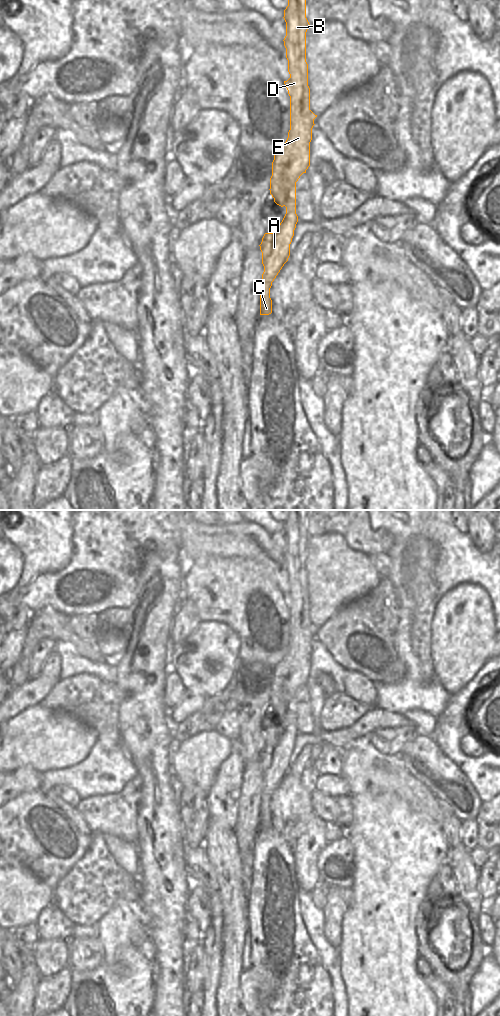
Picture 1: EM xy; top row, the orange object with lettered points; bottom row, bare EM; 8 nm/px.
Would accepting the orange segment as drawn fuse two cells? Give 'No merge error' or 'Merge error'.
No merge error

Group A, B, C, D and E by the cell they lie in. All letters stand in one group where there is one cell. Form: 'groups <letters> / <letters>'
groups A B C D E

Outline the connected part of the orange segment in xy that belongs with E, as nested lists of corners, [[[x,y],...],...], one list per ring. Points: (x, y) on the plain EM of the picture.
[[[288,510],[288,518],[284,522],[286,548],[283,553],[290,586],[284,596],[290,608],[290,642],[286,654],[274,667],[269,702],[274,714],[286,719],[286,726],[273,745],[264,746],[259,757],[264,778],[260,827],[272,825],[270,800],[288,773],[290,756],[298,734],[296,694],[310,678],[310,654],[317,627],[310,622],[306,574],[306,544],[310,536],[306,530],[306,512],[307,510]]]

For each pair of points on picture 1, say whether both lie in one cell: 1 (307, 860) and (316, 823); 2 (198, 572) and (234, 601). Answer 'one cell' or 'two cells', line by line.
1: one cell
2: one cell

